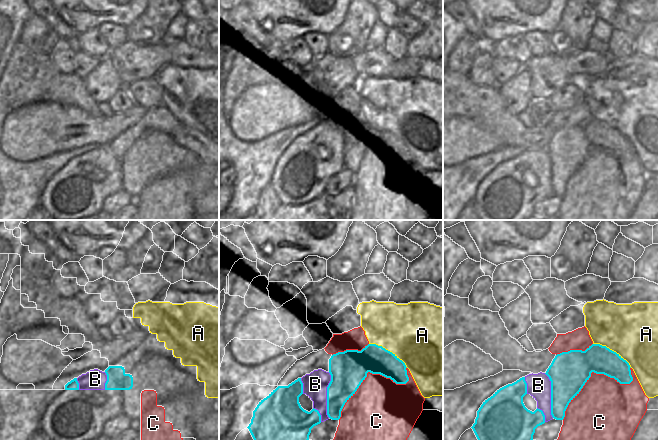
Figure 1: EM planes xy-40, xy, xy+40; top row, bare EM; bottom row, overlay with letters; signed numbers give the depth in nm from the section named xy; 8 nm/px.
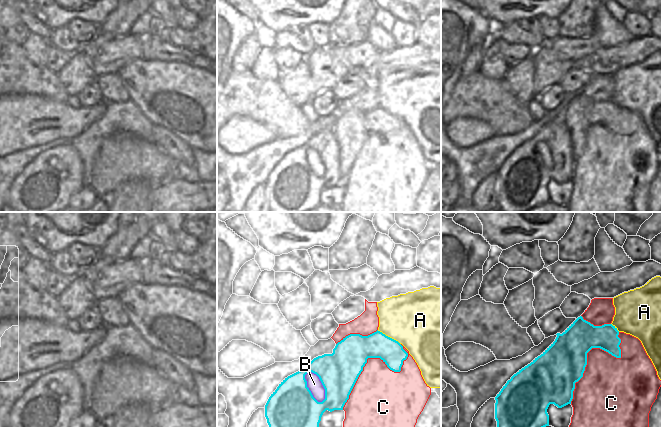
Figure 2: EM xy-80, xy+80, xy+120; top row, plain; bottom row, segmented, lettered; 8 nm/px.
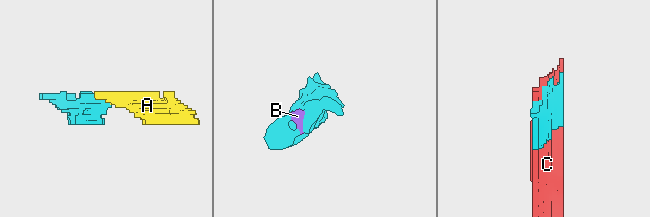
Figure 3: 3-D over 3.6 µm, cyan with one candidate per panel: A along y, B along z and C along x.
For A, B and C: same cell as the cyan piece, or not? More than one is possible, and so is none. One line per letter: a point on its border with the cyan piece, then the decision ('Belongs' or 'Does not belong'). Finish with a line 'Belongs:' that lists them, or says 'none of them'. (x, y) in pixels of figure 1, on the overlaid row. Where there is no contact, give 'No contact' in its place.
A: Touches cyan at xy (389, 351). Does not belong
B: Touches cyan at xy (327, 395). Belongs
C: Touches cyan at xy (371, 372). Does not belong
Belongs: B

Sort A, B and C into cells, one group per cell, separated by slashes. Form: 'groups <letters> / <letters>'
groups A / B / C

